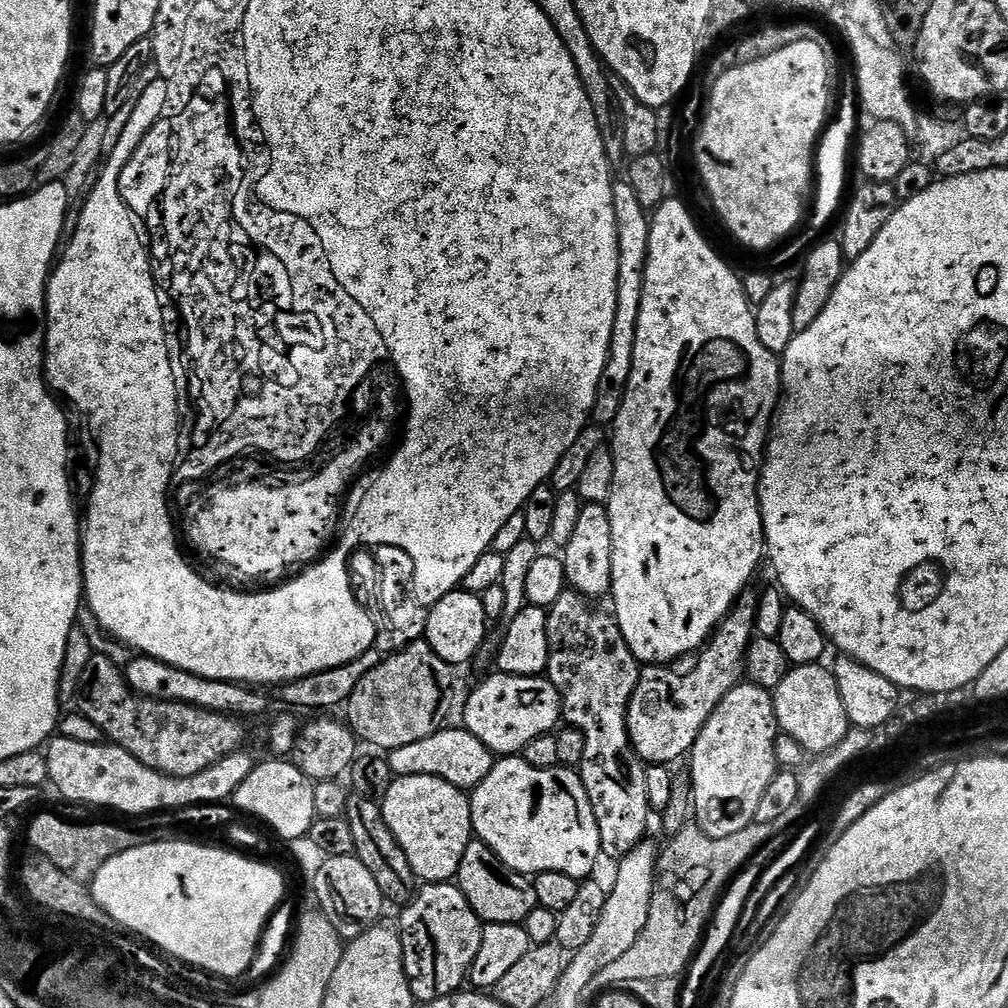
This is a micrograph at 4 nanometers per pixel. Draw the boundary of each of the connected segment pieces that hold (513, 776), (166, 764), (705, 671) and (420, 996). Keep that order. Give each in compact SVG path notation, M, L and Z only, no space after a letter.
M500 758L493 763L490 775L471 793L470 799L472 801L472 831L475 839L481 840L486 846L490 846L490 850L494 850L496 857L510 870L520 872L529 878L538 877L543 872L557 872L558 874L566 874L575 880L583 881L595 873L592 871L595 870L596 863L602 860L600 834L598 832L598 822L594 818L594 806L590 806L590 798L586 794L586 786L580 778L579 771L563 766L532 768L523 758Z
M100 654L93 655L90 666L86 666L86 674L82 674L79 704L79 715L90 718L90 722L94 722L94 726L98 726L98 730L102 730L104 737L115 747L134 754L138 762L154 769L161 776L172 776L175 780L192 780L195 776L203 776L209 770L215 769L226 757L245 747L244 728L235 715L211 712L208 708L179 700L153 700L151 696L130 687L124 678L121 665L116 665L114 661L107 660Z
M737 606L712 633L710 643L700 649L689 668L684 668L681 672L671 672L673 669L668 666L648 666L643 669L640 684L628 702L628 737L632 739L632 748L645 765L672 766L668 764L682 759L683 756L685 759L691 753L698 734L706 726L710 714L714 714L718 702L722 702L722 698L726 698L726 694L730 694L730 690L734 690L737 684L745 679L746 657L748 646L754 639L755 622L755 607Z
M452 882L425 883L401 912L404 913L400 916L398 931L413 1001L420 1003L421 1000L424 1006L430 1006L444 996L461 991L469 979L474 958L478 958L484 924L470 902L466 902L460 887Z

